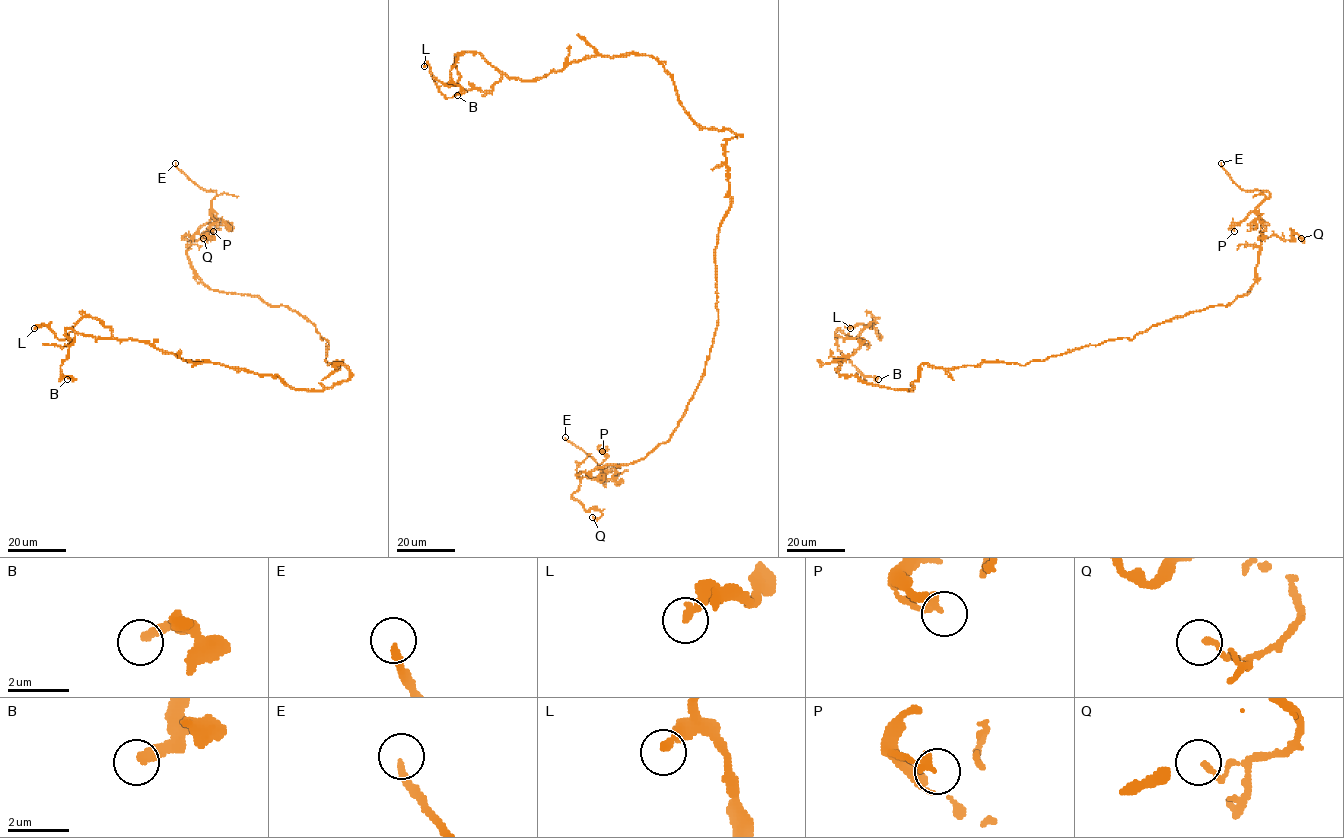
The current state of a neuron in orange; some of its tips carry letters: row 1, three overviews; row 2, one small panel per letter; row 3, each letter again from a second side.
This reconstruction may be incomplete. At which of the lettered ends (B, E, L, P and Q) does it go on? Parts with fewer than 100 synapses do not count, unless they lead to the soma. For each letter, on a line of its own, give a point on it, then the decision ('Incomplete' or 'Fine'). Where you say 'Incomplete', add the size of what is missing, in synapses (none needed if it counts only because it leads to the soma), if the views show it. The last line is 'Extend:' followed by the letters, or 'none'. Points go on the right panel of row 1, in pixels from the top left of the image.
B: Place: (878, 379). Fine
E: Place: (1221, 163). Incomplete
L: Place: (850, 328). Fine
P: Place: (1234, 231). Fine
Q: Place: (1301, 238). Fine
Extend: E

